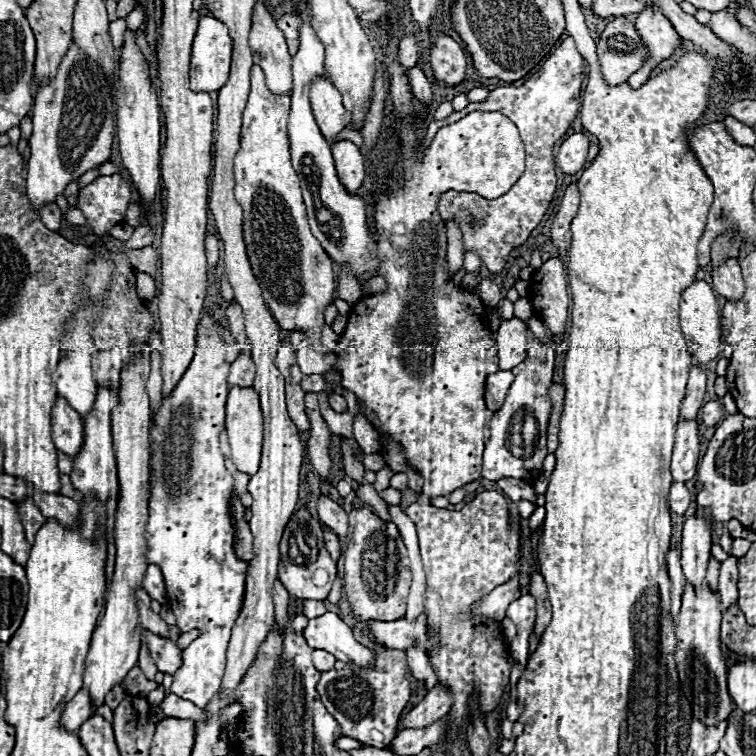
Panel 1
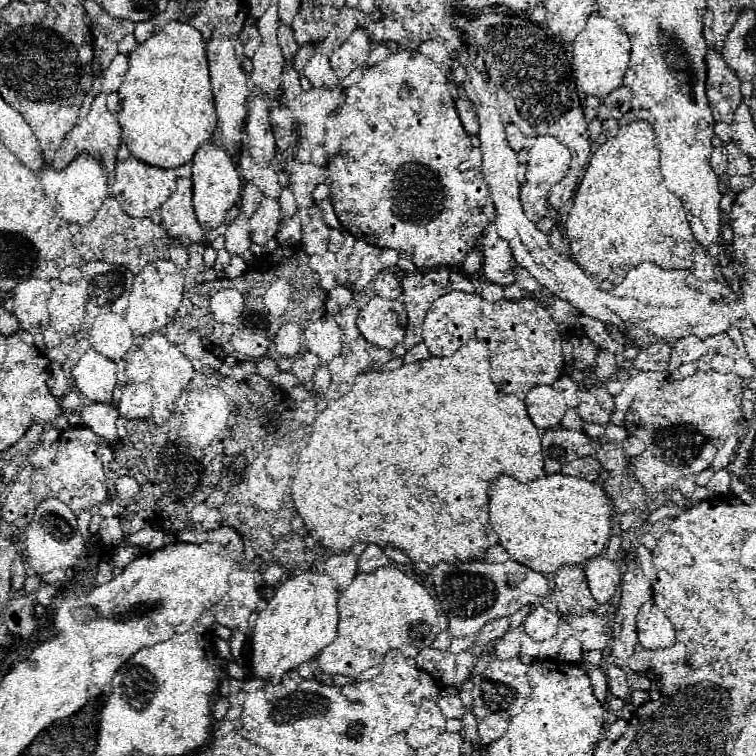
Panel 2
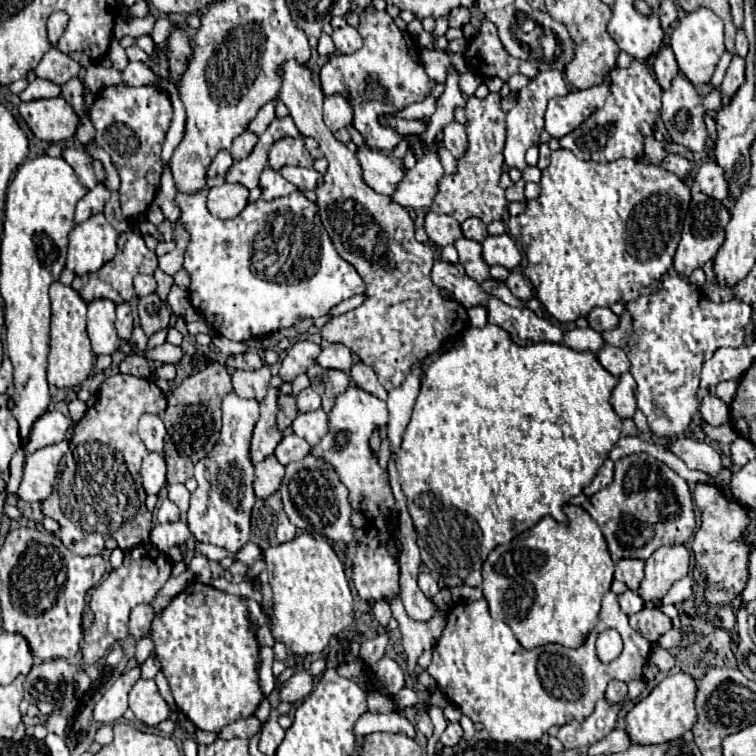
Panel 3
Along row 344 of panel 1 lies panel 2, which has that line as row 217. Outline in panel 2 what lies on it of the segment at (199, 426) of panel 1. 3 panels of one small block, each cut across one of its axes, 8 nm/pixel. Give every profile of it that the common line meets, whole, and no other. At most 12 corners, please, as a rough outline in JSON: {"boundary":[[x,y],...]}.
{"boundary":[[224,146],[192,156],[194,208],[206,230],[218,228],[242,190]]}

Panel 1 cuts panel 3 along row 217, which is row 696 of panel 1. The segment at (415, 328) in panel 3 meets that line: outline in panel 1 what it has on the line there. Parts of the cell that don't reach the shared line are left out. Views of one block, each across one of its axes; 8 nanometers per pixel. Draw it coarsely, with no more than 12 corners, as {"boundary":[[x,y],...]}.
{"boundary":[[402,650],[336,662],[316,690],[342,736],[386,748],[410,700]]}

